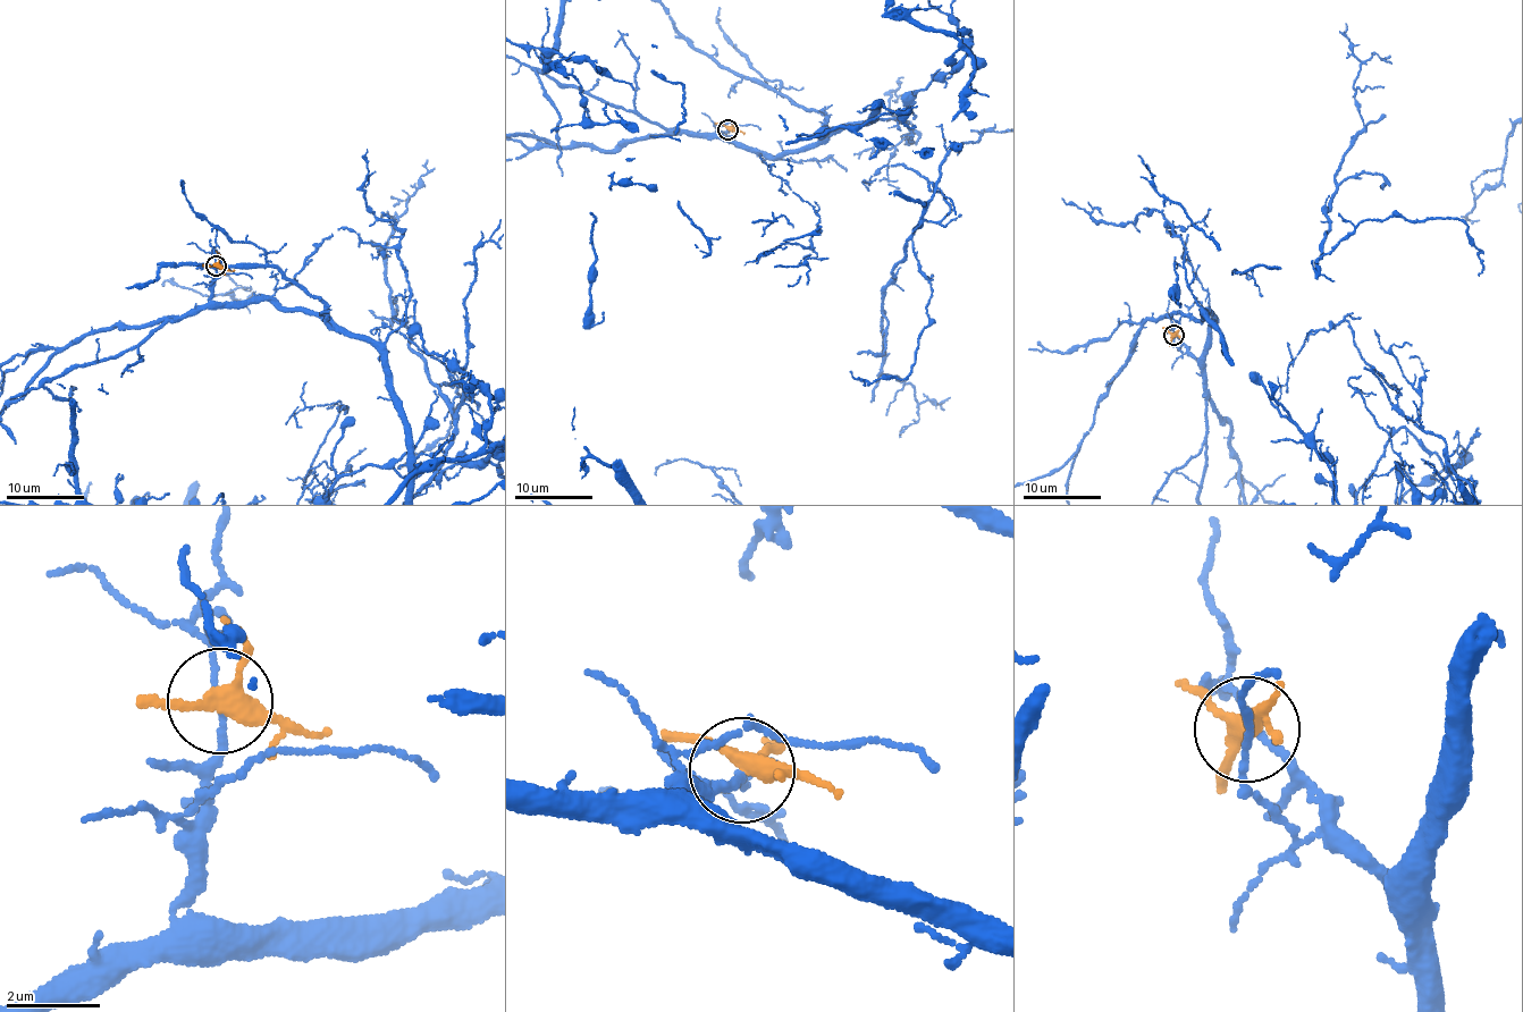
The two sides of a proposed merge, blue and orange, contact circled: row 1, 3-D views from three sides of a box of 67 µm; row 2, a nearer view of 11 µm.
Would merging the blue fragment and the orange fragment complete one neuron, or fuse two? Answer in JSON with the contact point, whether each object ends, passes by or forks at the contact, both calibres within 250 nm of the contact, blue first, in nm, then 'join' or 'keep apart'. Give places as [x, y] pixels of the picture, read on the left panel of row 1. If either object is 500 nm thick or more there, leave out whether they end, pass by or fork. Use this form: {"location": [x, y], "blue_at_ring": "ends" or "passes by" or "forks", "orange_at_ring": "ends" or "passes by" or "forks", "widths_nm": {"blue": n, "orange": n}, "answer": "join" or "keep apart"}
{"location": [216, 266], "blue_at_ring": "passes by", "orange_at_ring": "forks", "widths_nm": {"blue": 120, "orange": 320}, "answer": "keep apart"}

